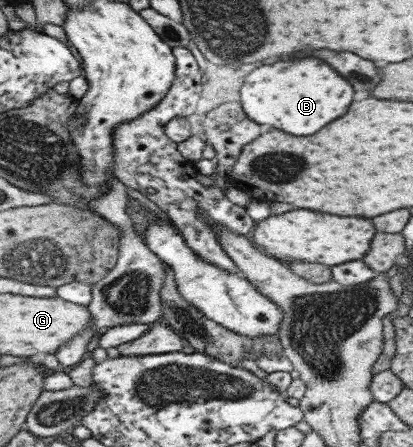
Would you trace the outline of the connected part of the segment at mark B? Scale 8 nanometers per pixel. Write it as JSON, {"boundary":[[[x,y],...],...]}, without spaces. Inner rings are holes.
{"boundary":[[[313,57],[261,65],[253,69],[241,84],[241,105],[251,121],[293,135],[317,133],[323,125],[341,117],[351,99],[353,87],[331,67]]]}

